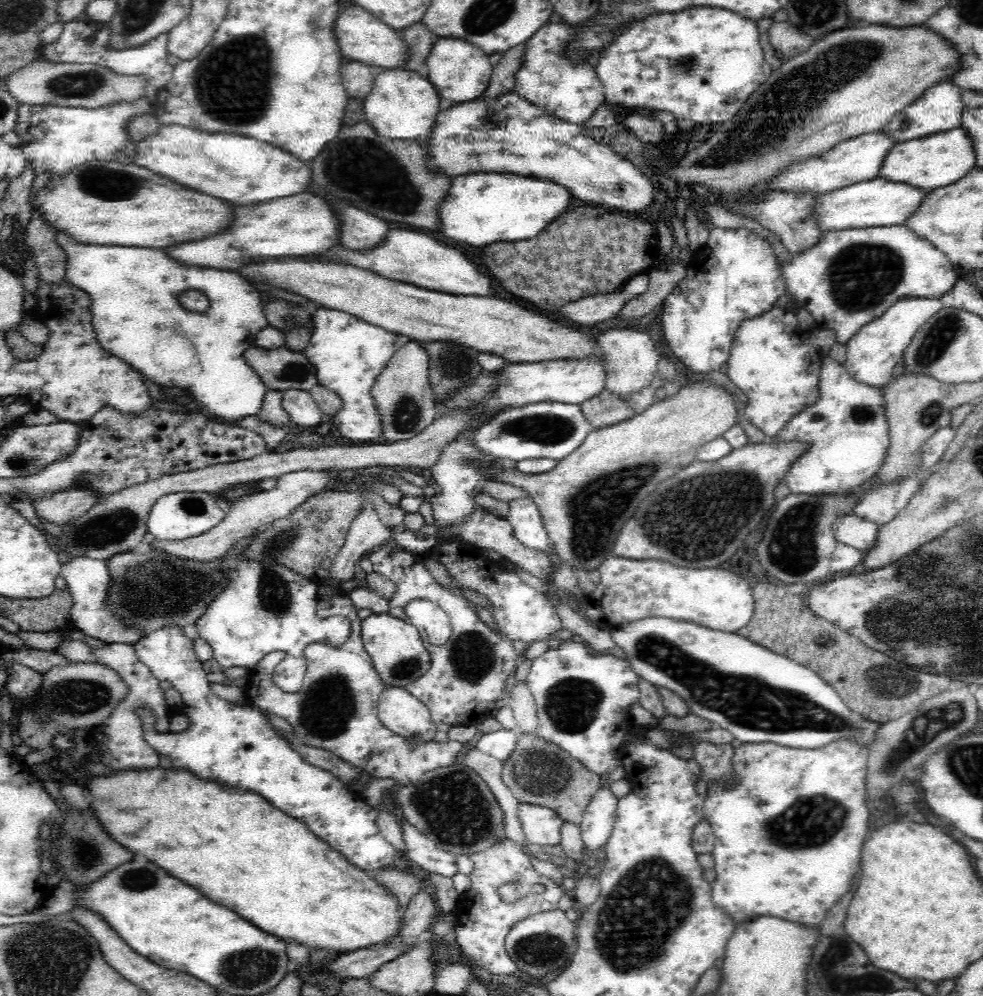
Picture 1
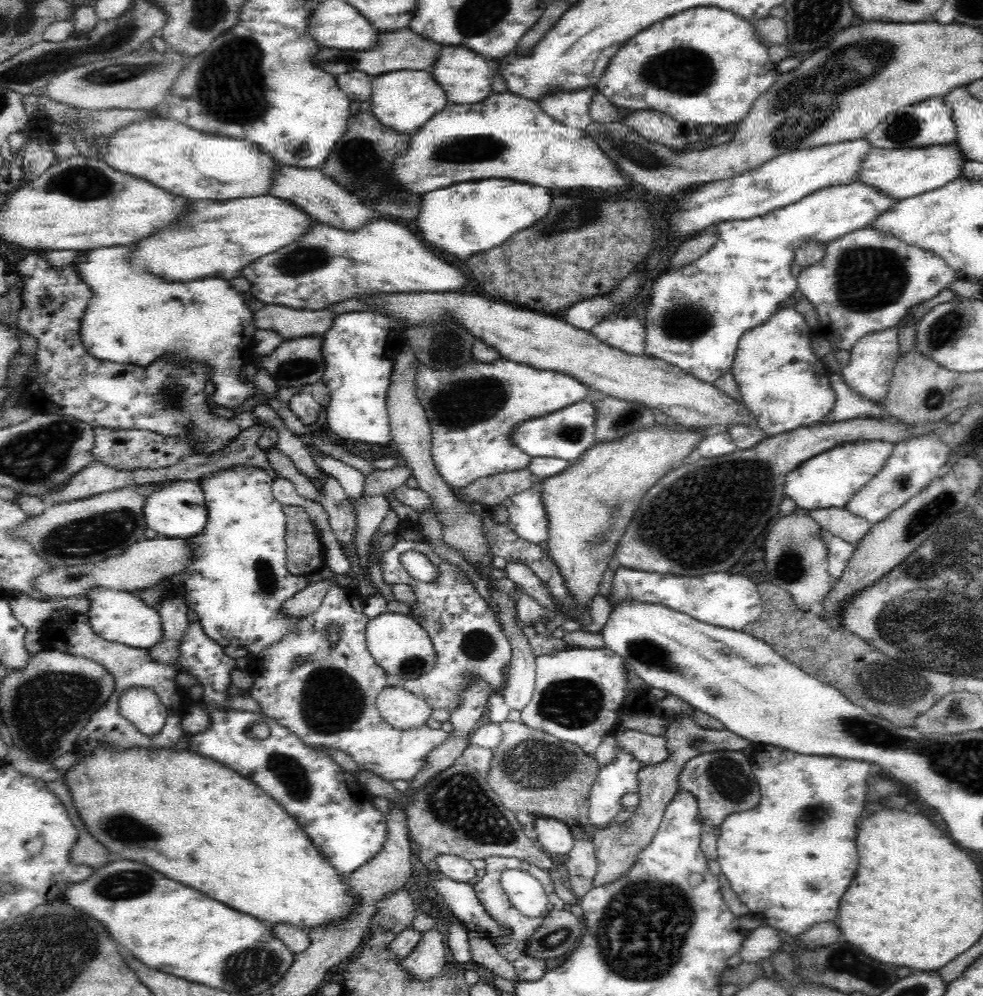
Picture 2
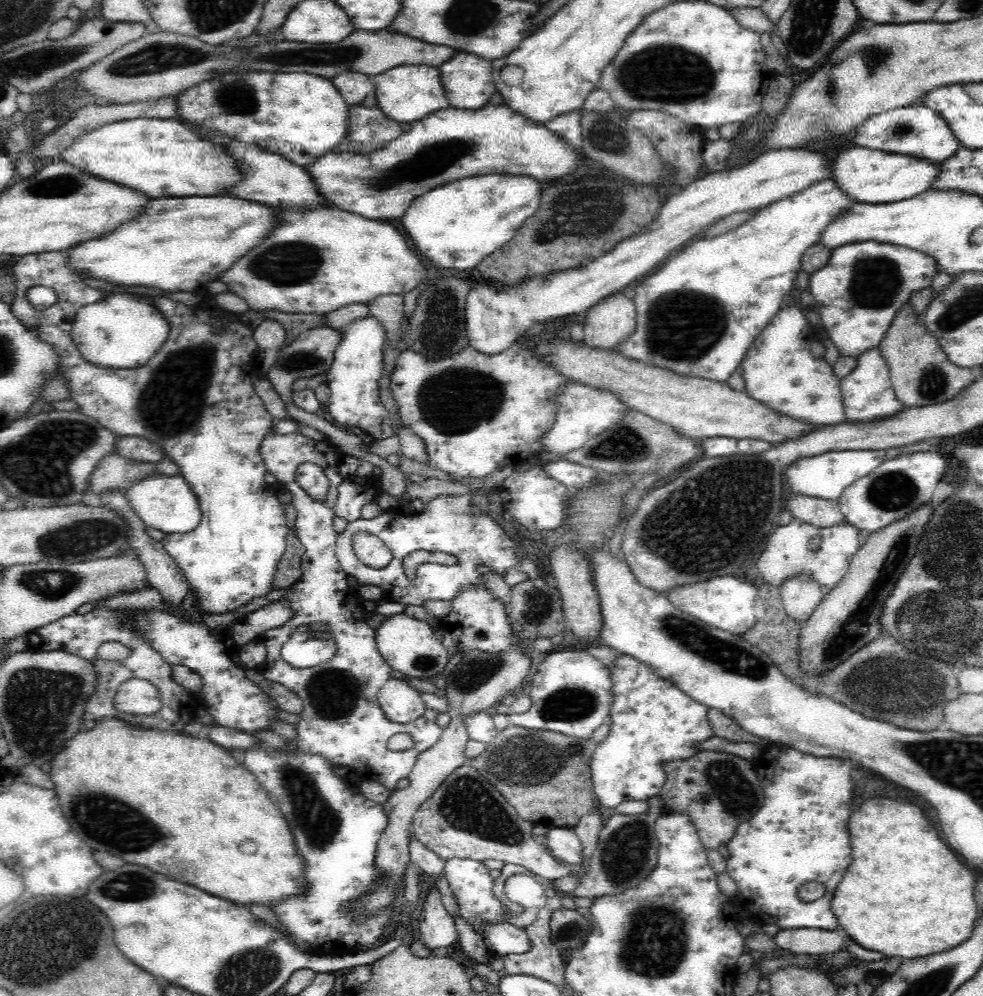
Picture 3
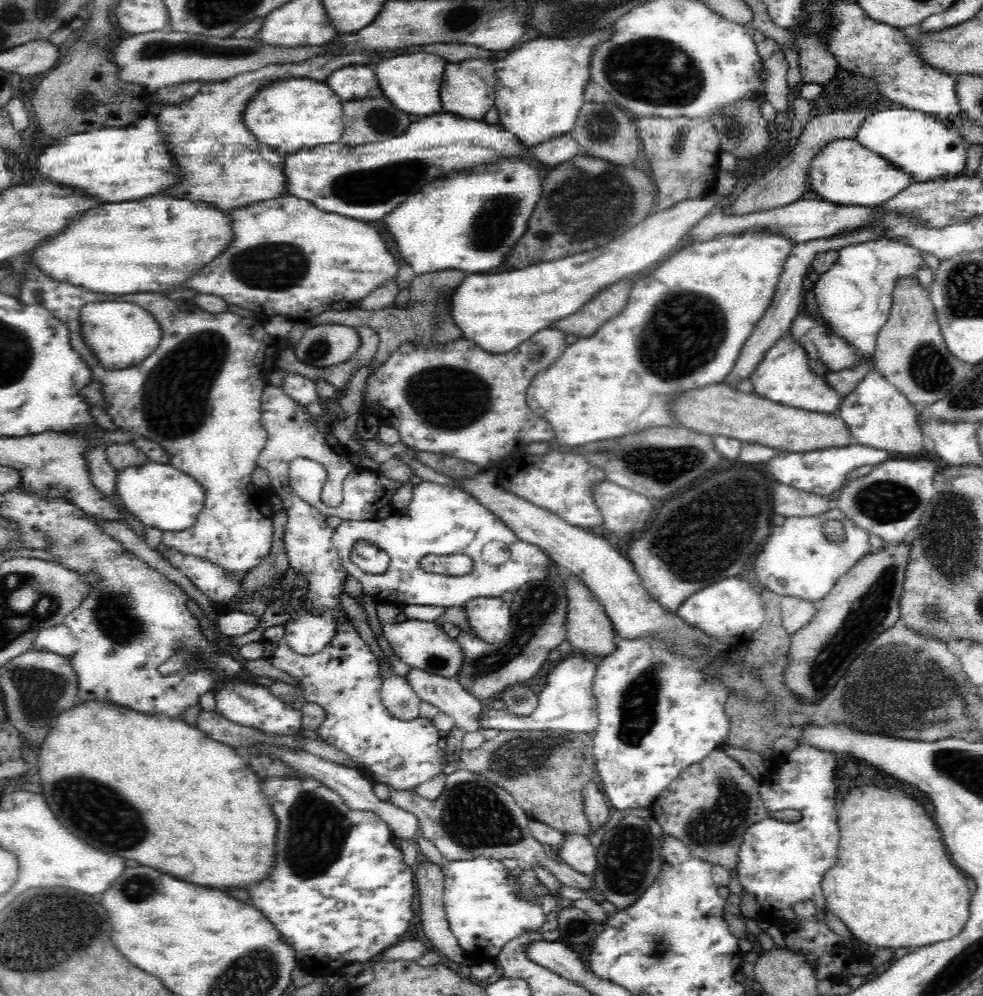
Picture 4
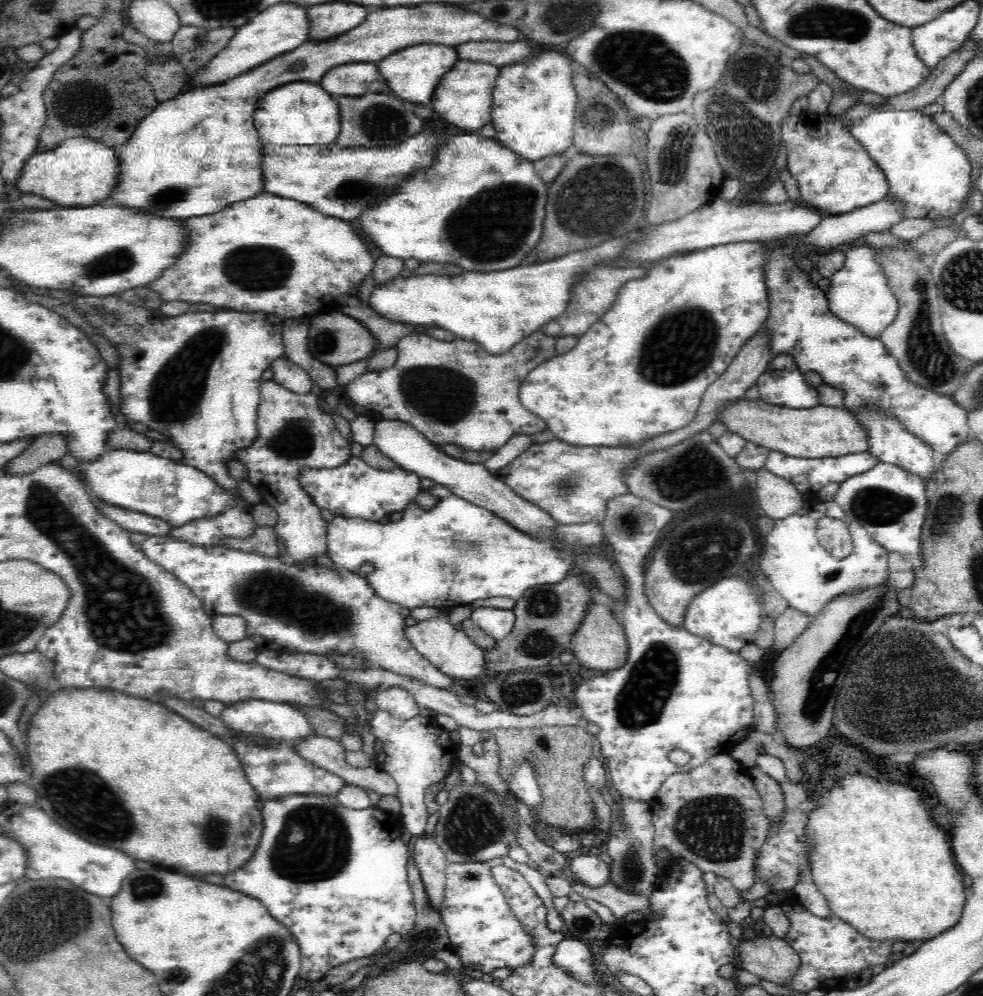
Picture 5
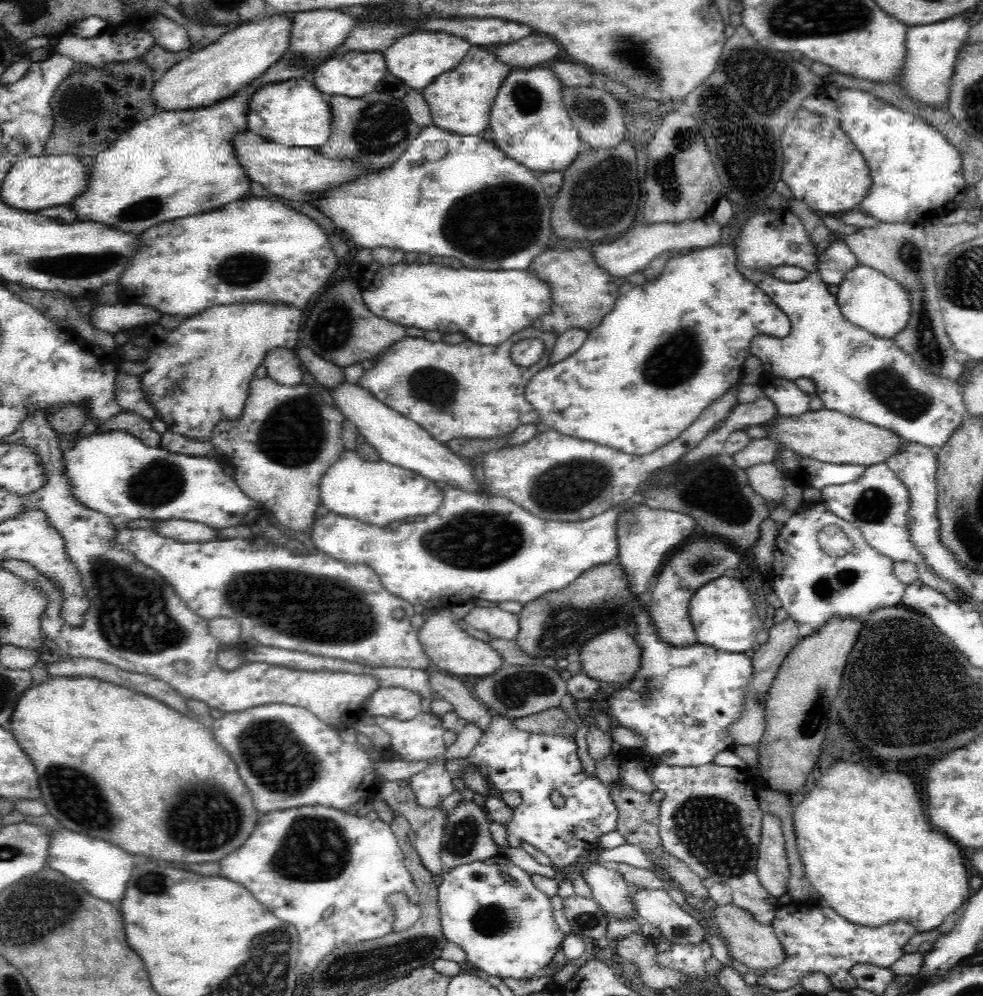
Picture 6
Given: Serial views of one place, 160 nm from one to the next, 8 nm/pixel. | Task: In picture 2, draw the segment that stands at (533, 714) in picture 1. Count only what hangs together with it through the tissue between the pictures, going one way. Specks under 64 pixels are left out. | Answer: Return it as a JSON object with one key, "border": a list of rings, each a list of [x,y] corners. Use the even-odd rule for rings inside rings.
{"border":[[[492,593],[498,605],[500,621],[504,623],[504,634],[511,644],[509,683],[500,692],[511,710],[522,712],[531,701],[535,689],[535,657],[524,634],[516,626],[516,610],[507,593]]]}

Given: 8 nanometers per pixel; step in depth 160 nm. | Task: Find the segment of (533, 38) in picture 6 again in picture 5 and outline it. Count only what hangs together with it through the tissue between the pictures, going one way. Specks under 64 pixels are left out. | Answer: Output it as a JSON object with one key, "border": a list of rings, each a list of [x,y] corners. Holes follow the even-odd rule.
{"border":[[[524,37],[511,43],[484,42],[484,44],[460,44],[456,46],[458,60],[478,60],[488,62],[494,66],[506,66],[516,64],[533,54],[534,46],[524,42]],[[531,46],[531,48],[530,48]]]}

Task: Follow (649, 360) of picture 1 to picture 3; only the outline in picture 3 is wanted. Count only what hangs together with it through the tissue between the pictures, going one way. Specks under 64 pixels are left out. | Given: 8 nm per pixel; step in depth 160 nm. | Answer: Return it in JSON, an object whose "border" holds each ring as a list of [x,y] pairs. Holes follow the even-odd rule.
{"border":[[[624,294],[610,296],[594,308],[590,307],[582,320],[588,346],[606,348],[619,345],[635,330],[637,312],[634,302]]]}

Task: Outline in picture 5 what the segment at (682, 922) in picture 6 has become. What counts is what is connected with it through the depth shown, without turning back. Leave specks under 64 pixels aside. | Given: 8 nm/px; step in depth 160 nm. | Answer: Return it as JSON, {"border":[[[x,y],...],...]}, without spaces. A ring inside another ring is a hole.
{"border":[[[575,878],[569,883],[571,884],[571,890],[580,894],[584,900],[596,900],[597,903],[610,909],[614,917],[616,917],[617,924],[624,921],[625,915],[630,913],[631,910],[640,910],[640,913],[644,916],[647,909],[650,909],[648,895],[626,893],[622,889],[616,889],[616,886],[610,882],[602,884],[598,888],[587,887]]]}

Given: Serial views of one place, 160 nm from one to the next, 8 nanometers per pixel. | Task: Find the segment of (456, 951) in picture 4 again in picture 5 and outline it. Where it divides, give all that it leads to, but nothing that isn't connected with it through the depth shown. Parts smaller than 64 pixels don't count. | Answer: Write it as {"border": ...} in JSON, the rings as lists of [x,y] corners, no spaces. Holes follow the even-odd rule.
{"border":[[[423,834],[416,838],[416,844],[411,844],[414,866],[420,873],[426,899],[435,912],[442,912],[445,898],[445,870],[449,865],[444,860],[442,849],[431,839]]]}

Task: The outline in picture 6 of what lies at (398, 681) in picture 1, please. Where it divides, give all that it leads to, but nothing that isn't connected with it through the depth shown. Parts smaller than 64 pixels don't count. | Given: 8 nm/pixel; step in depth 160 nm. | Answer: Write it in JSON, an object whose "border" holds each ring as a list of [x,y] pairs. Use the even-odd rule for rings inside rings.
{"border":[[[439,608],[438,611],[423,615],[424,622],[418,629],[418,640],[423,651],[431,660],[433,669],[446,674],[460,676],[487,677],[493,675],[501,667],[501,653],[486,644],[486,641],[476,639],[464,629],[460,629],[452,617],[450,608]]]}

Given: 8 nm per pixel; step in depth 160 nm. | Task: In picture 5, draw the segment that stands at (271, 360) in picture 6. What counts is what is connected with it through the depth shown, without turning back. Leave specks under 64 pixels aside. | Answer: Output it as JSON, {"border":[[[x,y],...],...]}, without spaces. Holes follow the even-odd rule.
{"border":[[[284,356],[276,359],[271,364],[271,369],[274,372],[272,380],[286,390],[298,395],[306,395],[312,390],[313,380],[298,361],[291,361]]]}

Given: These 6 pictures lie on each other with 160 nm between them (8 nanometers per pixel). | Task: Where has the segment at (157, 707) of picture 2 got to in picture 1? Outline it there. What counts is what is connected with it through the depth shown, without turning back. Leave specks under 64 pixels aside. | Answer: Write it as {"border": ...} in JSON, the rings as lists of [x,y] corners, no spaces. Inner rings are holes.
{"border":[[[163,625],[155,629],[148,636],[132,645],[137,653],[138,660],[142,661],[159,681],[167,680],[170,688],[180,695],[180,706],[183,714],[188,717],[188,726],[176,733],[158,733],[154,728],[152,712],[145,707],[140,707],[137,713],[142,716],[144,740],[158,756],[167,756],[172,760],[174,769],[186,769],[201,777],[205,781],[217,781],[236,788],[243,788],[264,797],[286,815],[302,821],[320,840],[329,844],[335,851],[343,854],[355,867],[368,872],[384,869],[392,864],[396,850],[382,836],[376,825],[378,811],[365,804],[365,800],[358,800],[356,794],[350,794],[344,788],[344,782],[336,780],[333,773],[317,765],[310,764],[302,759],[301,755],[292,745],[274,731],[268,718],[252,705],[248,708],[239,708],[236,704],[216,696],[210,688],[211,682],[206,679],[206,671],[202,661],[197,657],[194,645],[178,625]]]}

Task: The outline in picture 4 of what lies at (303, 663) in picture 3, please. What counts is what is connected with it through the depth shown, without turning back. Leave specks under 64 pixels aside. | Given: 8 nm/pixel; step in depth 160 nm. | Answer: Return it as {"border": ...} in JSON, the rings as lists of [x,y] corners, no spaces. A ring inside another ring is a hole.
{"border":[[[328,609],[318,614],[298,612],[294,620],[288,620],[285,641],[292,652],[303,657],[317,655],[334,638],[337,619]]]}

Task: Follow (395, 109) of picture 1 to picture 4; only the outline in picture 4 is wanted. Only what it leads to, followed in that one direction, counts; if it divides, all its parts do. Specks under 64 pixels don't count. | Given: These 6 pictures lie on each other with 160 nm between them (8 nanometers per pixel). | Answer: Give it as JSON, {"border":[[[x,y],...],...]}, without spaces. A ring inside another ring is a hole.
{"border":[[[412,54],[397,56],[374,64],[375,78],[382,93],[400,112],[430,116],[443,112],[440,90],[444,79],[444,58],[432,54]]]}

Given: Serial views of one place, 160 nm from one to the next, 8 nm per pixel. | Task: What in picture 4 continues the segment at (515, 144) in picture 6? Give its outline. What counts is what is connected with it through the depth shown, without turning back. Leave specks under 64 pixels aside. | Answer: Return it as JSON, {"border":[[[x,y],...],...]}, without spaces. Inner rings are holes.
{"border":[[[614,24],[594,30],[590,34],[578,36],[578,38],[554,38],[539,35],[526,41],[520,48],[497,57],[493,61],[496,80],[498,80],[495,84],[495,107],[499,112],[499,123],[505,130],[515,135],[515,138],[526,147],[536,147],[545,140],[554,139],[564,135],[565,132],[572,131],[578,113],[585,103],[586,86],[592,80],[591,53],[595,51],[596,45],[602,45],[611,36],[613,30]]]}

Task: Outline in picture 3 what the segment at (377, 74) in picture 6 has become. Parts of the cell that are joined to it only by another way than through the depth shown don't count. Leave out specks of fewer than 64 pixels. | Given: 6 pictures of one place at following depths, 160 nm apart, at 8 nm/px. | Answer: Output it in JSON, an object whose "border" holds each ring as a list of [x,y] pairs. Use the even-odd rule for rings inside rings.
{"border":[[[359,72],[338,73],[331,82],[349,106],[370,103],[364,98],[372,98],[375,91],[372,77]]]}

